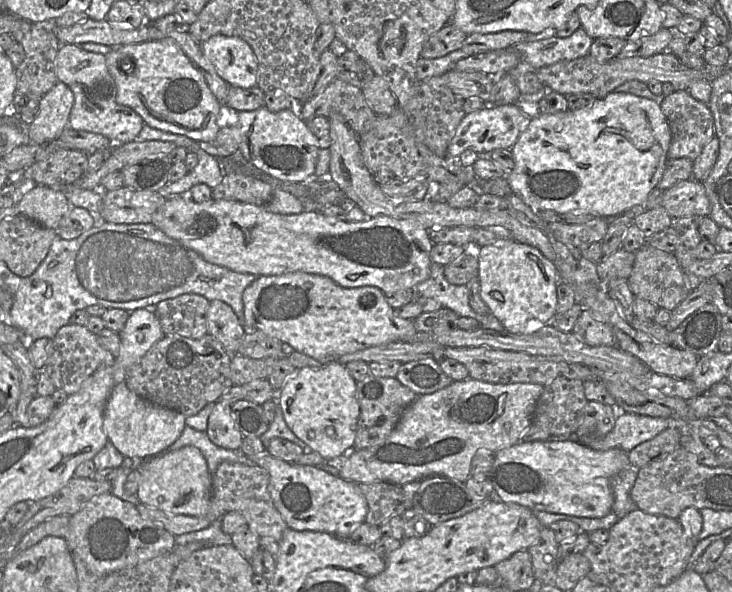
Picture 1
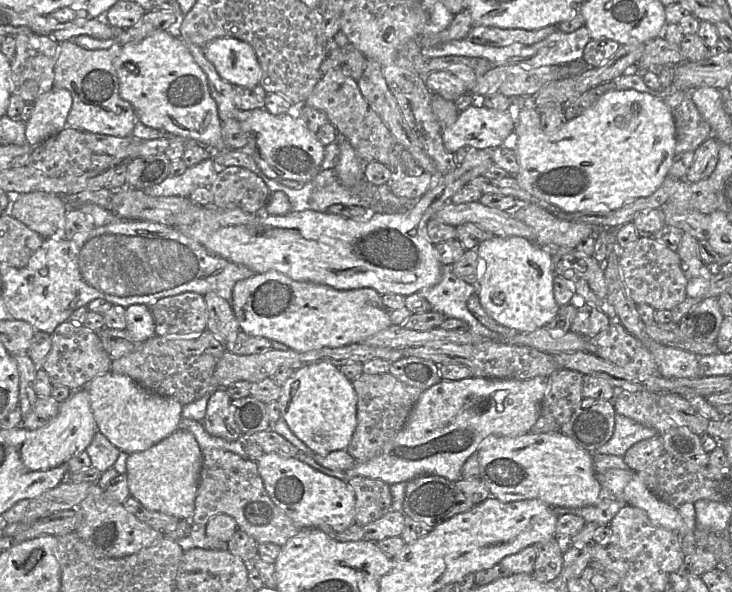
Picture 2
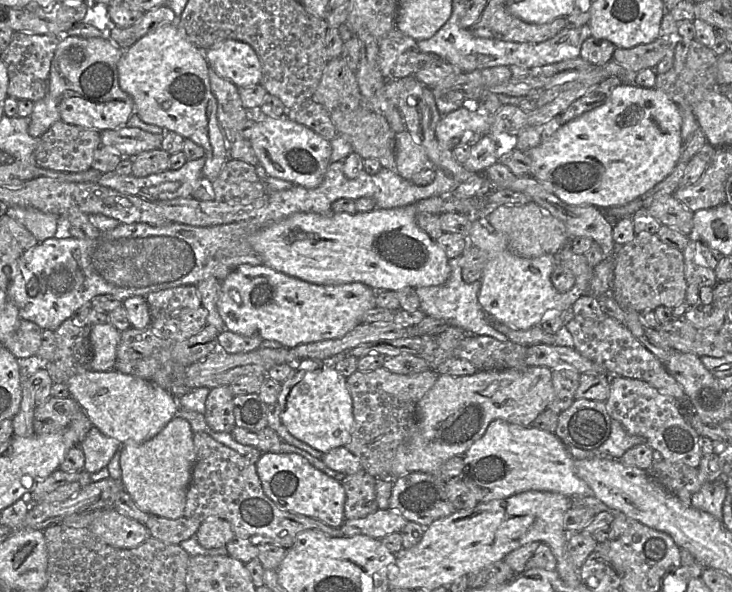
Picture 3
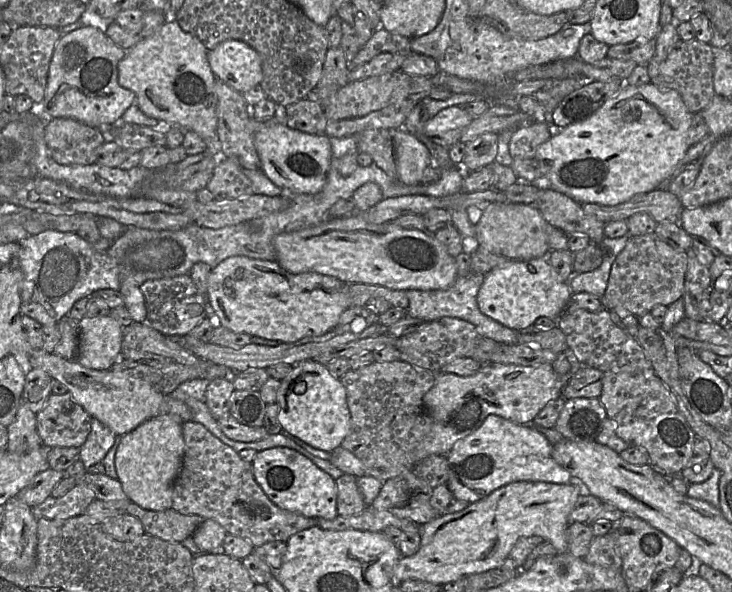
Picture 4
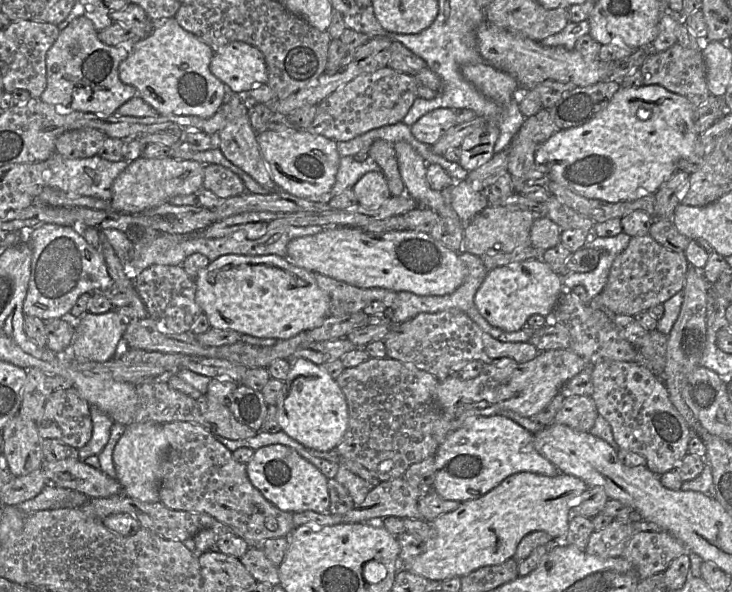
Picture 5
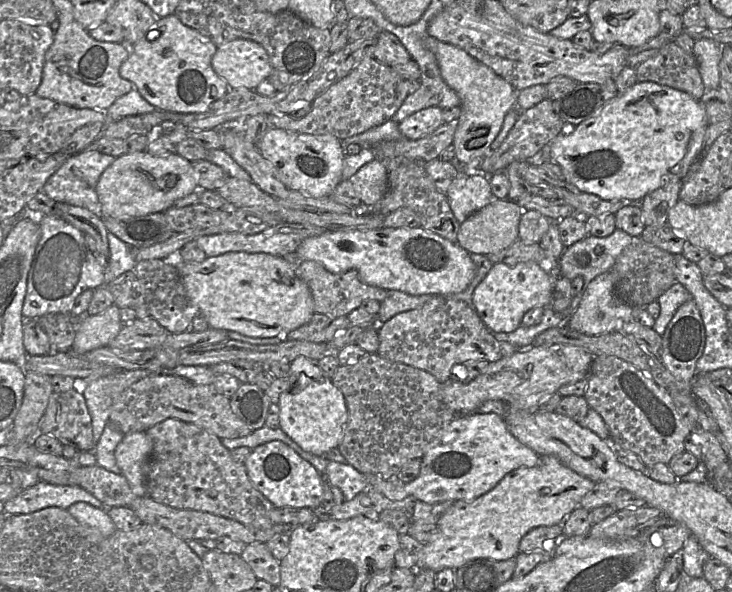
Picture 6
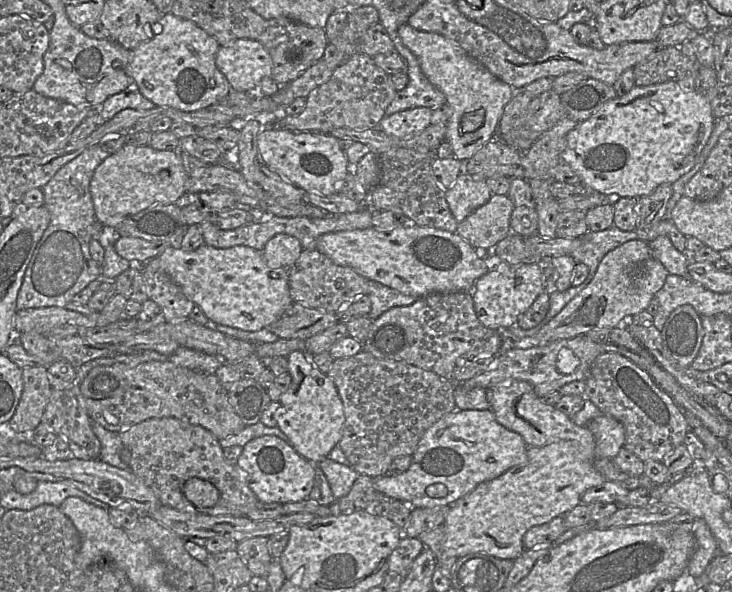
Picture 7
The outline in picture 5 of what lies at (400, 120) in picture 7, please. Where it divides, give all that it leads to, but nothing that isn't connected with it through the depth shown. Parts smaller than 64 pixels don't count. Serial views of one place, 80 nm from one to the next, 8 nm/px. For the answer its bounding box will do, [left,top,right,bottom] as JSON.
[410,108,456,145]

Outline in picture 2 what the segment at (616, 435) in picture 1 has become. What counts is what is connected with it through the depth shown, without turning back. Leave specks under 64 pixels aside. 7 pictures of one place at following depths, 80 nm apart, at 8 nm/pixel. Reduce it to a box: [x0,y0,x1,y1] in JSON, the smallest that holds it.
[595,414,657,458]

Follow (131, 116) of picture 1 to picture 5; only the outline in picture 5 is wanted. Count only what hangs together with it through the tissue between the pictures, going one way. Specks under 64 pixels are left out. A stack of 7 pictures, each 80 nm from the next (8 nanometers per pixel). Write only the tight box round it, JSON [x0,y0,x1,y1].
[40,16,138,116]

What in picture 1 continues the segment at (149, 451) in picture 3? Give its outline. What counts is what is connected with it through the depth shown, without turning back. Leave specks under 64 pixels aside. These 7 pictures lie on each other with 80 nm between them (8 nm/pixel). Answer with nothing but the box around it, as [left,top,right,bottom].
[136,446,212,517]

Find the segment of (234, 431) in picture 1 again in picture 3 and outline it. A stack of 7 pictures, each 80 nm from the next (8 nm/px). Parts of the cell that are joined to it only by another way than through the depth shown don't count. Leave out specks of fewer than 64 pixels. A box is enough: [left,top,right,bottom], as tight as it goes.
[204,385,236,434]

